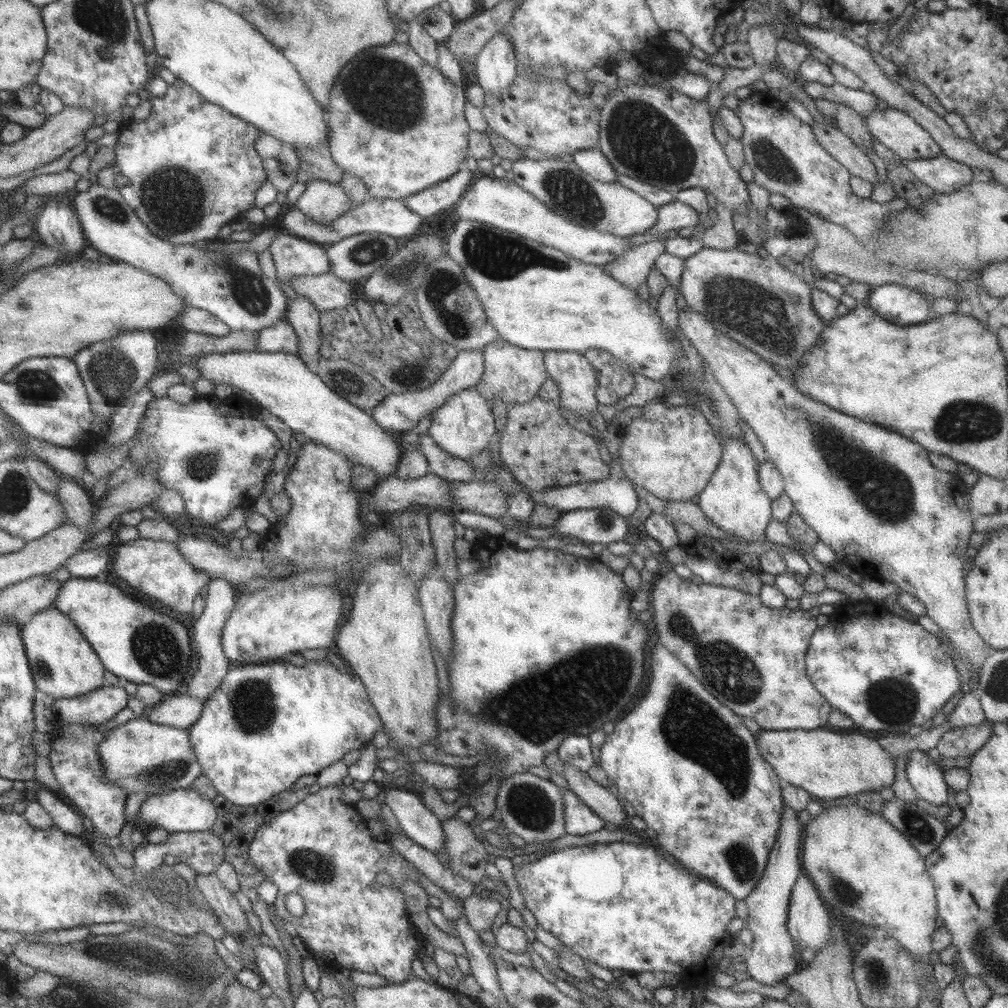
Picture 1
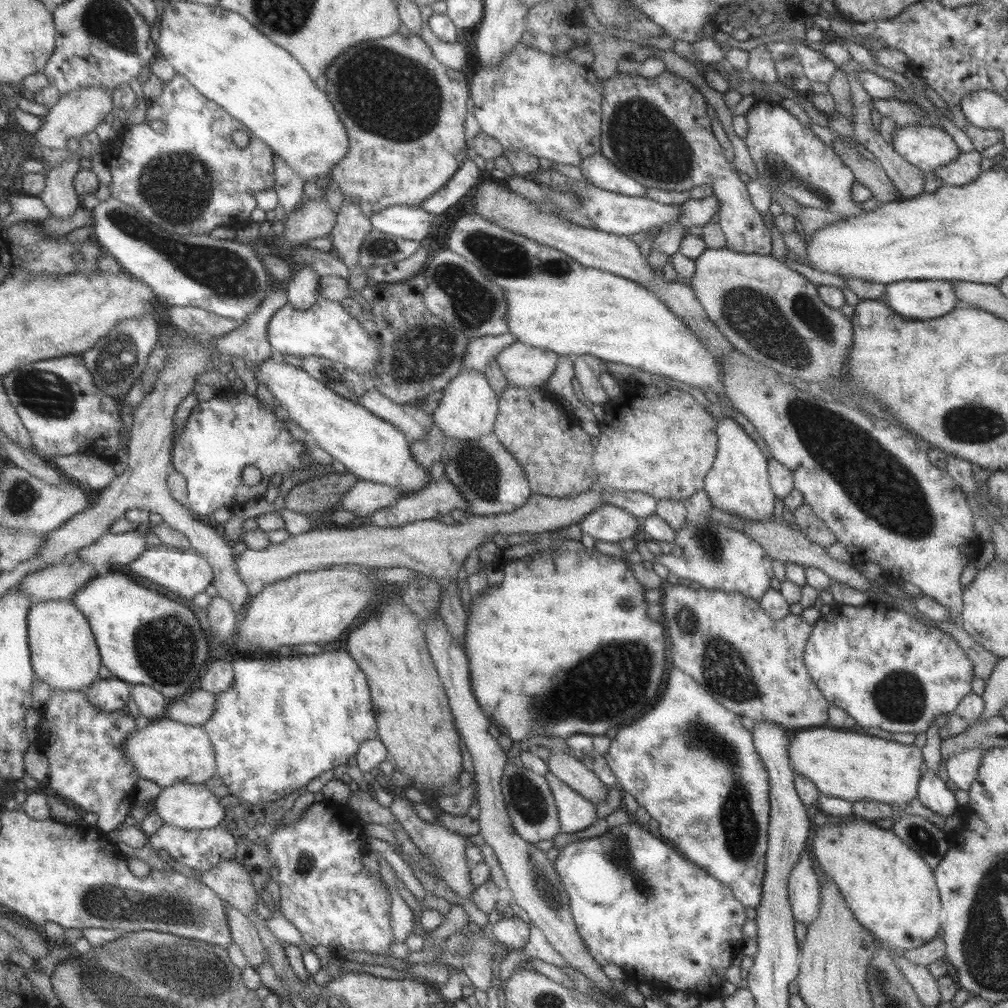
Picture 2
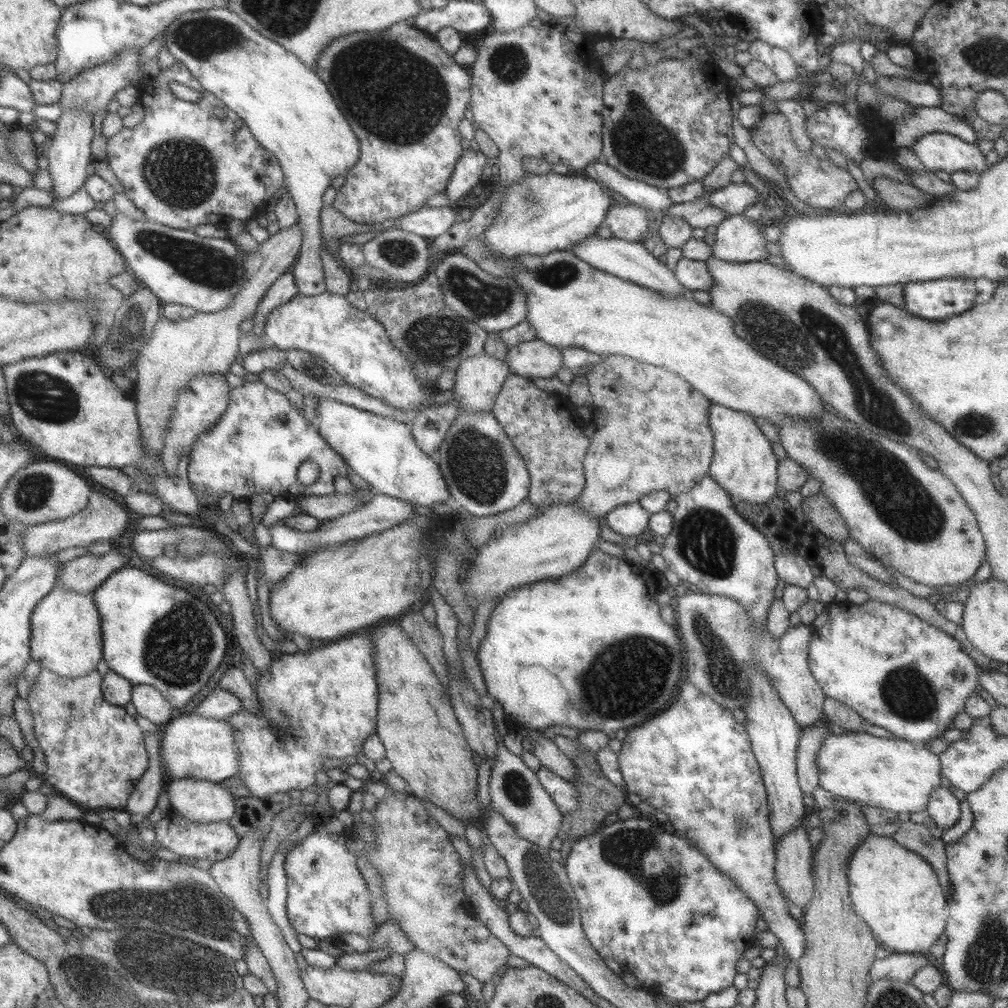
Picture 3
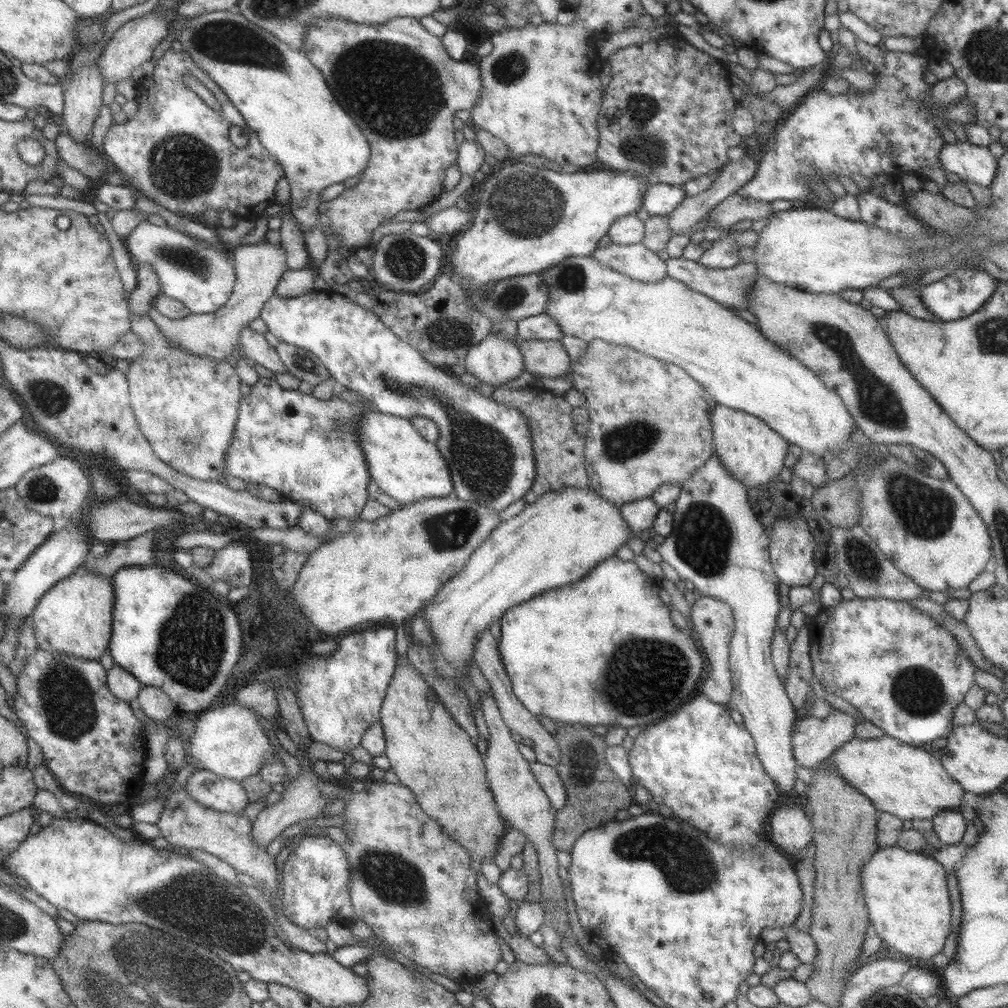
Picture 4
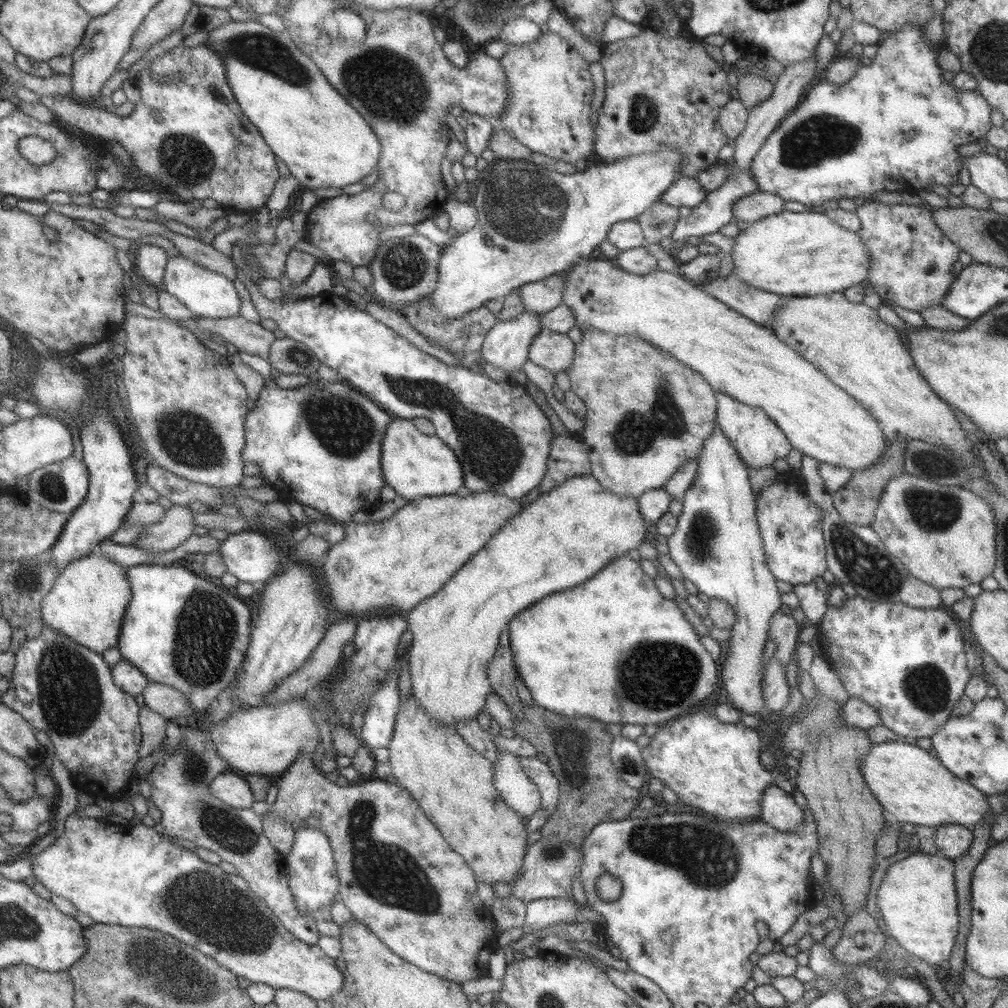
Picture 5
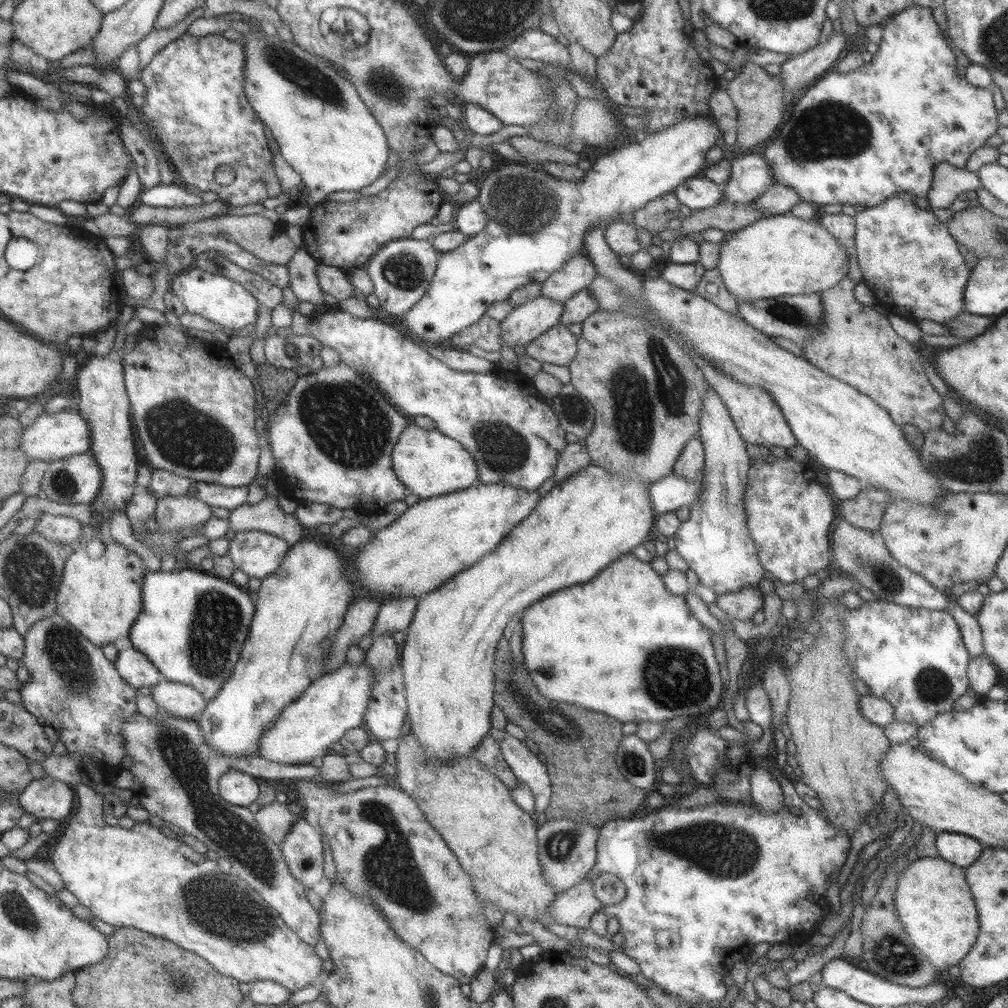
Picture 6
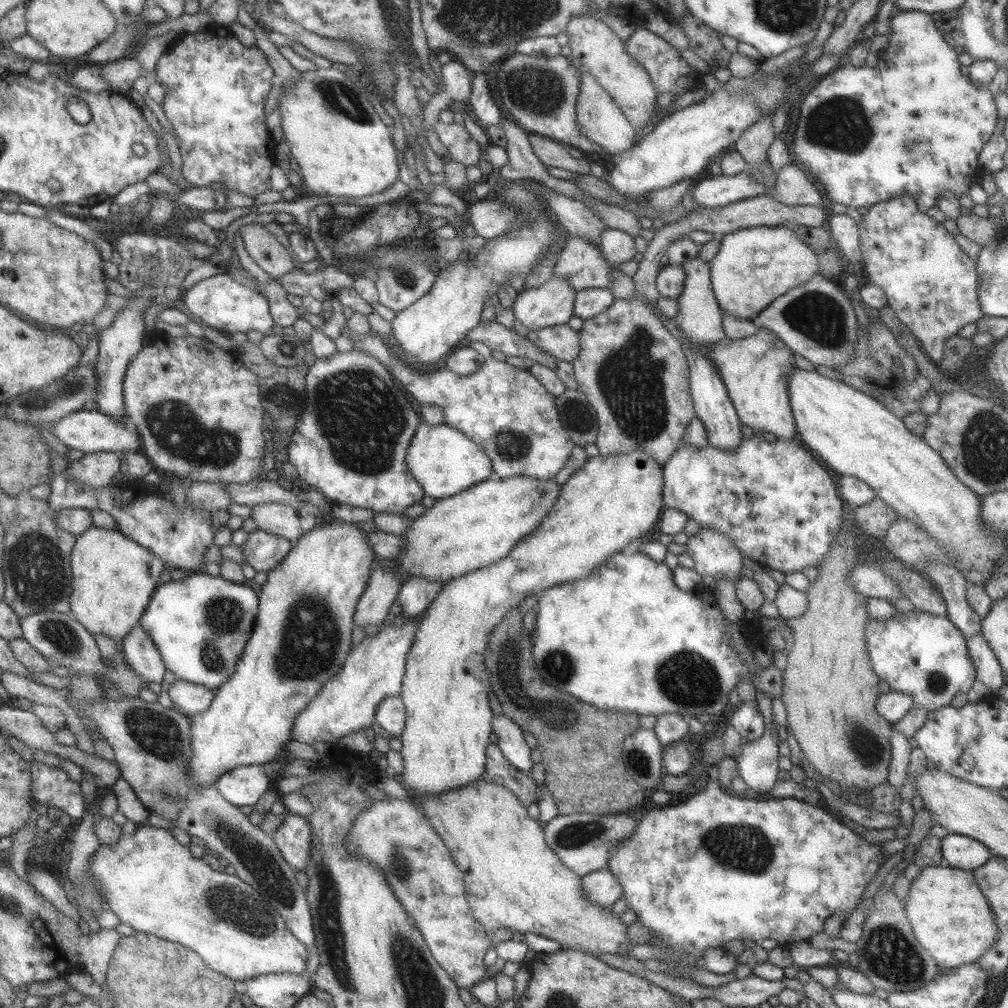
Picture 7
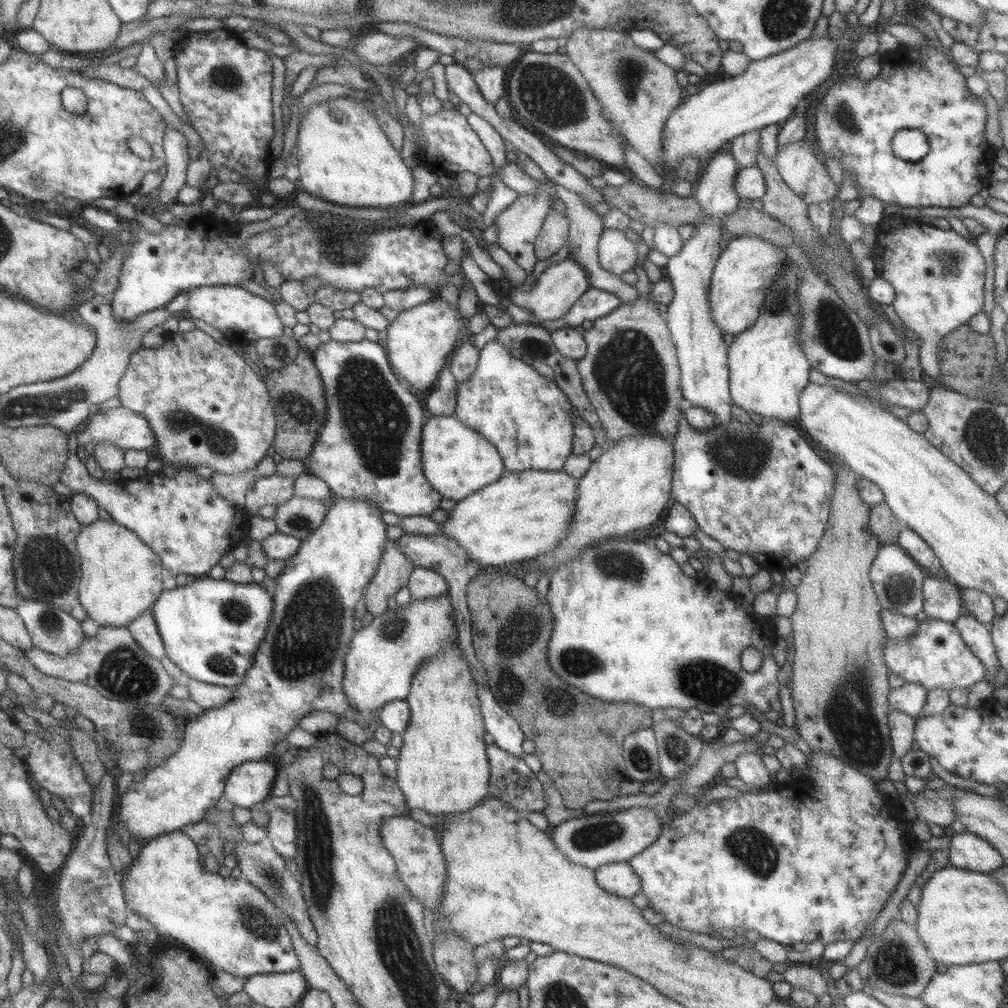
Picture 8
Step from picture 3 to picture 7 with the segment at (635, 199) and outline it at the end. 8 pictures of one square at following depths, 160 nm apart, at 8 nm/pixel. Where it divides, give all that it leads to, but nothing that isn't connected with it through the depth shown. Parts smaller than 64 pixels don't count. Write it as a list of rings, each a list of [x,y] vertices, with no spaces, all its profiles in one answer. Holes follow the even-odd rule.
[[[747,171],[735,176],[717,175],[702,179],[690,189],[692,202],[707,209],[766,193],[763,184],[750,179]]]

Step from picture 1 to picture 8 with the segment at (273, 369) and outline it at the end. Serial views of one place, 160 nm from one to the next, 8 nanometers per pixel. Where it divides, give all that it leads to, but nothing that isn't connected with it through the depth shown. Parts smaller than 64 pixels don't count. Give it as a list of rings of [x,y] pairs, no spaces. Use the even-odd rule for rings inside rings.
[[[454,415],[426,419],[420,433],[419,460],[423,476],[442,498],[460,501],[502,476],[503,461],[497,449],[479,433],[463,426]]]

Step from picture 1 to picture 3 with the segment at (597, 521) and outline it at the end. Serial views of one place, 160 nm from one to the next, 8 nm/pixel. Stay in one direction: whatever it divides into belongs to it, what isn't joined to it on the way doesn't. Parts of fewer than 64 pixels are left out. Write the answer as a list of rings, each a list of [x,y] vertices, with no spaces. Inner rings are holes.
[[[638,502],[619,505],[610,510],[605,516],[605,524],[621,534],[621,536],[637,536],[641,534],[647,526],[649,514],[639,506]]]

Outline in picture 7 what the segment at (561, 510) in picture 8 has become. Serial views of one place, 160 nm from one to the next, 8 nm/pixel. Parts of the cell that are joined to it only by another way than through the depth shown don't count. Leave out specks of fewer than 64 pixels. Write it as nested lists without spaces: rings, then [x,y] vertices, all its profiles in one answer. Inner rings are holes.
[[[514,476],[503,479],[485,479],[454,496],[435,499],[421,516],[415,518],[413,525],[409,525],[409,528],[400,534],[402,549],[396,557],[388,560],[389,565],[393,565],[394,570],[401,574],[403,581],[415,577],[445,583],[465,573],[483,568],[505,557],[522,537],[526,537],[533,529],[536,529],[559,493],[560,485],[557,485],[553,478],[539,480]]]

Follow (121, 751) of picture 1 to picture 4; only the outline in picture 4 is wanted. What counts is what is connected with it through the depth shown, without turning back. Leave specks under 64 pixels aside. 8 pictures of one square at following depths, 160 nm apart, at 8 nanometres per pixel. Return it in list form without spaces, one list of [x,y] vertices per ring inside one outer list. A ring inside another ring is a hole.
[[[238,704],[200,711],[192,729],[193,735],[188,740],[191,761],[199,763],[199,769],[208,770],[220,778],[240,783],[249,776],[257,775],[261,764],[265,764],[267,758],[276,756],[255,713]]]

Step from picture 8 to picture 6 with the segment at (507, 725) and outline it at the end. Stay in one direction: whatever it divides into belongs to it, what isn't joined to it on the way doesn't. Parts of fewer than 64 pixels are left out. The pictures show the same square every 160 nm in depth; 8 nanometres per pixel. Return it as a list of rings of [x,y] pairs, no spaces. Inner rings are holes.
[[[506,732],[498,743],[504,762],[517,780],[533,794],[534,812],[544,812],[551,797],[551,782],[546,767],[523,742]]]

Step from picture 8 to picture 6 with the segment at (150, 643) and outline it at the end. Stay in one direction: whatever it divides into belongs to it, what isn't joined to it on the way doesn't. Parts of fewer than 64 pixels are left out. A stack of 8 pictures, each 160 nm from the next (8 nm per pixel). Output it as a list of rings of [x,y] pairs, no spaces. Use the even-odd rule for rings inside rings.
[[[128,636],[117,638],[112,644],[118,650],[113,666],[130,687],[136,690],[142,686],[152,687],[163,680],[151,661],[131,646]]]

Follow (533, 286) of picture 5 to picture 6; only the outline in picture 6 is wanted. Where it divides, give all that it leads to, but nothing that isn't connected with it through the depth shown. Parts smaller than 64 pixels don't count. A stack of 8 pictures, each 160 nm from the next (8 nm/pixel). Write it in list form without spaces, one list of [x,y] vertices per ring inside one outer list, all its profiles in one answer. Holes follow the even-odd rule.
[[[580,253],[573,258],[569,258],[560,270],[551,274],[541,283],[539,295],[551,299],[551,301],[565,303],[572,294],[585,289],[587,284],[591,284],[593,278],[597,275],[589,258]]]

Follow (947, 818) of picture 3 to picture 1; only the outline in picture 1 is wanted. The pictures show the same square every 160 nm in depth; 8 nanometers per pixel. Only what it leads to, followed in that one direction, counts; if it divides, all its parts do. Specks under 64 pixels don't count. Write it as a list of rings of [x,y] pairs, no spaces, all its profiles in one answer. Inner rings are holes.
[[[913,750],[909,754],[905,774],[917,799],[932,805],[951,804],[951,791],[943,781],[943,770],[923,751]]]

